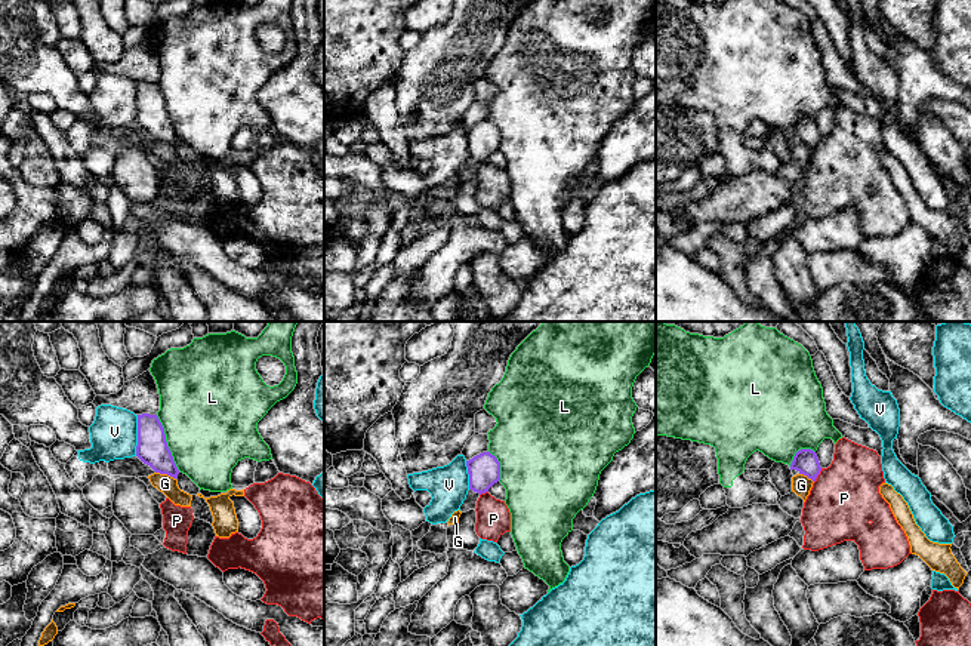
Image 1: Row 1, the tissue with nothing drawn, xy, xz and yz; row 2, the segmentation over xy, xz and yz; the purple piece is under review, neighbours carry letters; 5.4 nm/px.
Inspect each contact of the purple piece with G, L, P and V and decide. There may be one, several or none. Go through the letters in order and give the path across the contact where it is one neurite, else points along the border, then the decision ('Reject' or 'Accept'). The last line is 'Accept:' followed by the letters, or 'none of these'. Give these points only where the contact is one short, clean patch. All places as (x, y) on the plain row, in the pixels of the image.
G: Boundary: xy (156, 140), (166, 141), (175, 147). Reject
L: Boundary: xy (156, 83), (163, 97), (172, 128), (179, 138). Reject
P: Boundary: yz (822, 137), (814, 150). Reject
V: Reject
Accept: none of these

